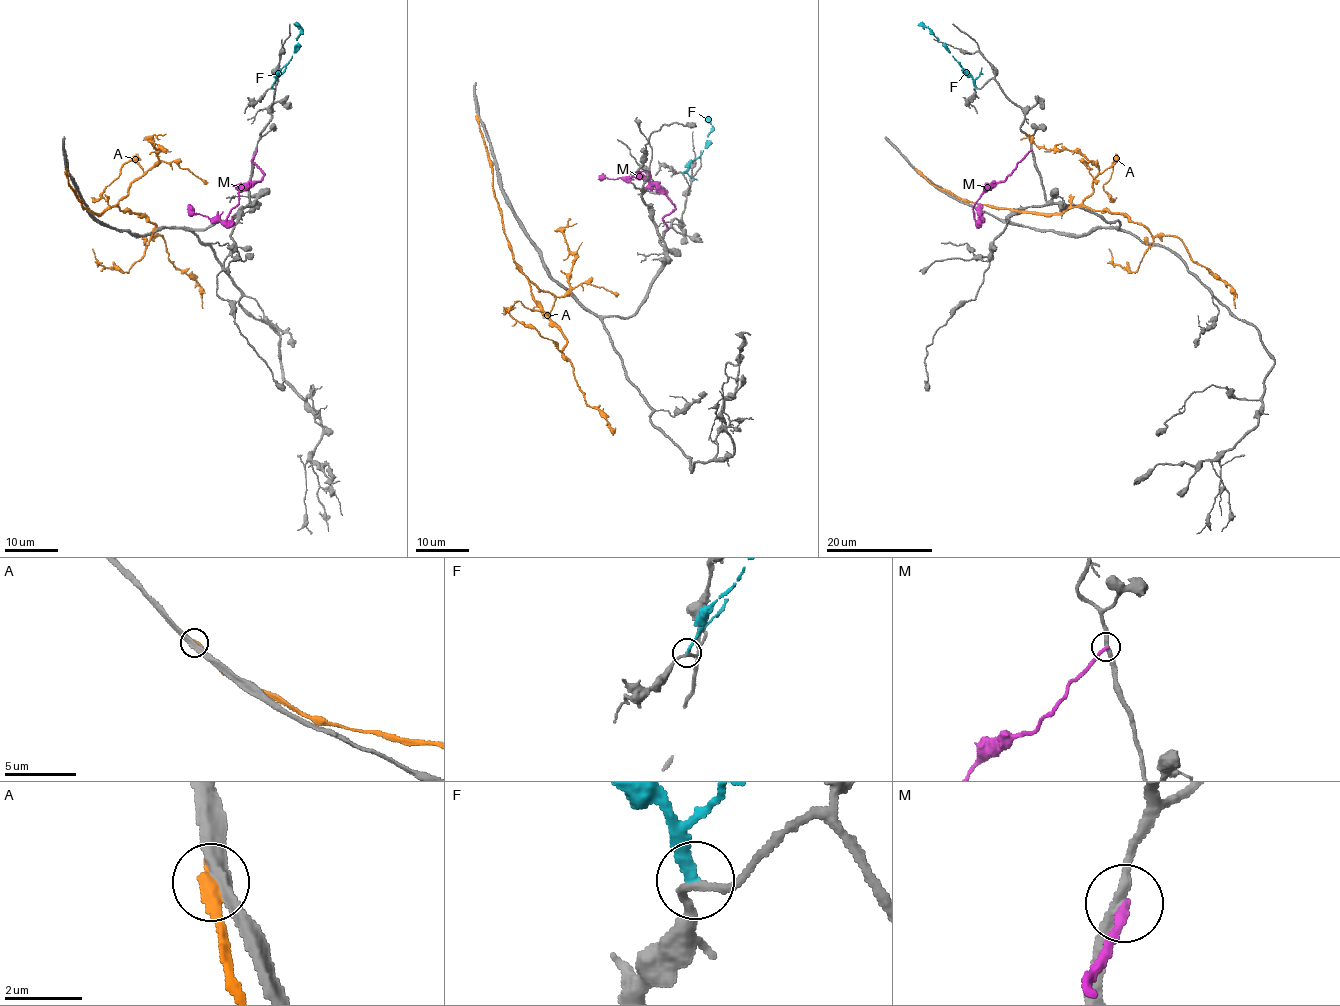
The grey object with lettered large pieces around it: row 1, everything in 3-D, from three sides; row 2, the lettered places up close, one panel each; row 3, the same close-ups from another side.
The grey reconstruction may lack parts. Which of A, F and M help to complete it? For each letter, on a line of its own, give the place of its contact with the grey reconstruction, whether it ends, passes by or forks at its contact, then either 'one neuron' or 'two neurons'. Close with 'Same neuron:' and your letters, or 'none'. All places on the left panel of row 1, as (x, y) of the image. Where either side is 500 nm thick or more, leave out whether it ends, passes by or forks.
A: meets grey at (66, 171); it ends there; two neurons
F: meets grey at (271, 87); it ends there; two neurons
M: meets grey at (256, 150); it ends there; two neurons
Same neuron: none

